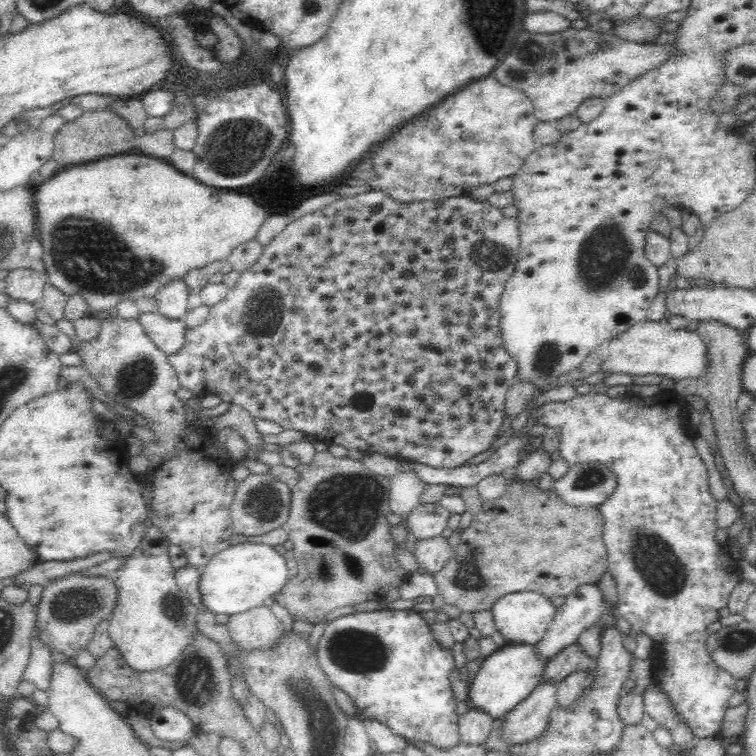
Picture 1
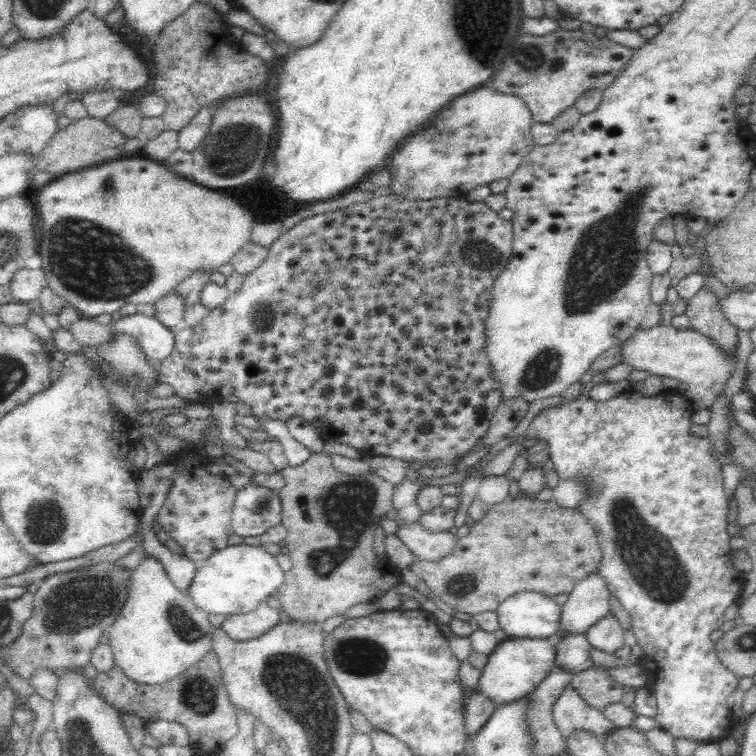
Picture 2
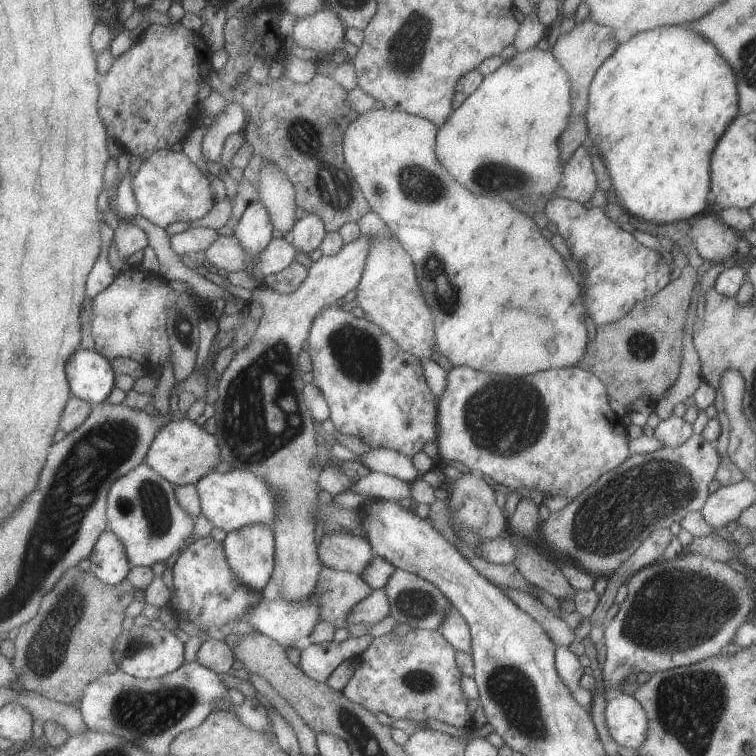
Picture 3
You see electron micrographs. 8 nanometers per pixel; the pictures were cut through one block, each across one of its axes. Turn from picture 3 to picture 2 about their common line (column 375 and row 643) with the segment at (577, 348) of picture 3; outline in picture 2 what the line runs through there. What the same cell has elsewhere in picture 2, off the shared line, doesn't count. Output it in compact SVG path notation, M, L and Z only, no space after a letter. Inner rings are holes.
M144 554L144 558L129 573L126 606L122 608L120 616L116 617L108 631L114 666L118 666L133 682L148 685L162 684L180 676L182 670L196 666L208 651L213 650L212 624L209 614L196 607L186 591L174 586L164 570L164 565L158 559Z

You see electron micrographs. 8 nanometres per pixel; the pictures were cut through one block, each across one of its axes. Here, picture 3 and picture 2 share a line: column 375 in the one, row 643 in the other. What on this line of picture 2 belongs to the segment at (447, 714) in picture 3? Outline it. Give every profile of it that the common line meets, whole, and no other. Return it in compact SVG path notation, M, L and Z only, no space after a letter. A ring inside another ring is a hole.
M636 392L636 394L620 394L610 398L610 400L604 400L604 402L595 402L592 398L581 395L576 400L571 400L566 404L550 405L541 410L528 426L524 438L548 441L552 466L560 479L584 477L590 483L588 498L584 498L577 507L584 513L584 517L588 519L590 525L598 533L598 542L600 549L602 549L602 562L600 562L598 573L606 581L609 592L620 601L624 610L630 615L631 631L635 635L637 645L644 650L644 657L641 657L637 662L644 669L648 669L650 673L648 677L652 682L651 689L656 695L657 702L657 712L654 718L658 726L674 738L708 742L719 741L730 736L737 718L735 710L731 707L731 704L728 704L730 701L728 698L738 688L739 679L720 663L720 659L716 655L715 644L711 640L711 634L720 629L726 621L725 613L731 605L736 604L735 597L739 595L742 582L735 580L740 576L740 571L734 567L731 560L731 552L733 551L729 545L731 536L726 532L729 501L724 492L721 473L721 466L724 462L715 457L713 452L716 451L714 447L717 445L710 442L708 436L696 437L690 433L690 425L693 424L690 416L693 411L694 409L692 409L685 393L677 393L675 396L674 394L658 394L657 396L646 397L640 392Z

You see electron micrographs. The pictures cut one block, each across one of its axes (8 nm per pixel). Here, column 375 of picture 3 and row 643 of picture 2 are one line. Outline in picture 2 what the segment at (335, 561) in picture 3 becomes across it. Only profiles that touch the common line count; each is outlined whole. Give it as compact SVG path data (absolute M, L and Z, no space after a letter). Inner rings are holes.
M598 572L584 576L580 582L574 585L572 592L568 596L568 601L561 606L560 626L558 626L556 634L550 637L549 640L556 645L569 633L586 634L596 622L604 619L611 612L609 605L610 595L606 581Z

